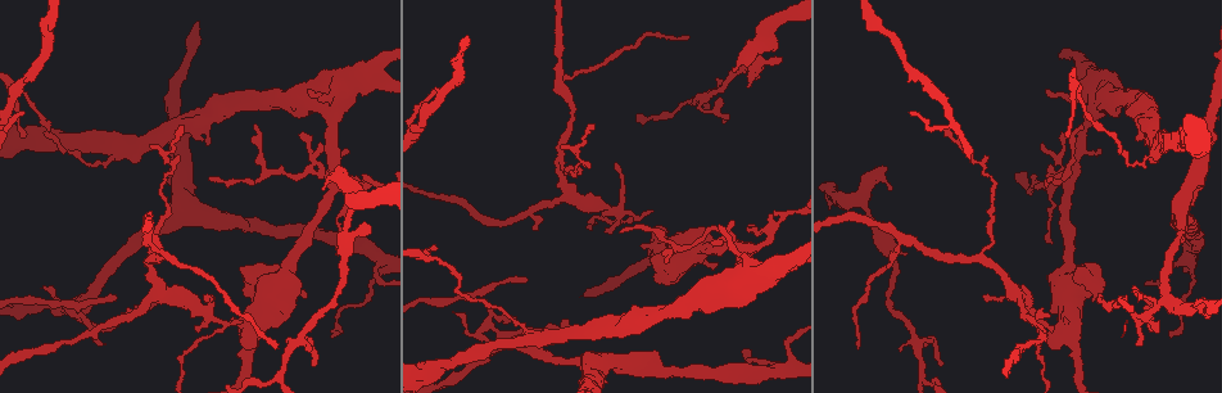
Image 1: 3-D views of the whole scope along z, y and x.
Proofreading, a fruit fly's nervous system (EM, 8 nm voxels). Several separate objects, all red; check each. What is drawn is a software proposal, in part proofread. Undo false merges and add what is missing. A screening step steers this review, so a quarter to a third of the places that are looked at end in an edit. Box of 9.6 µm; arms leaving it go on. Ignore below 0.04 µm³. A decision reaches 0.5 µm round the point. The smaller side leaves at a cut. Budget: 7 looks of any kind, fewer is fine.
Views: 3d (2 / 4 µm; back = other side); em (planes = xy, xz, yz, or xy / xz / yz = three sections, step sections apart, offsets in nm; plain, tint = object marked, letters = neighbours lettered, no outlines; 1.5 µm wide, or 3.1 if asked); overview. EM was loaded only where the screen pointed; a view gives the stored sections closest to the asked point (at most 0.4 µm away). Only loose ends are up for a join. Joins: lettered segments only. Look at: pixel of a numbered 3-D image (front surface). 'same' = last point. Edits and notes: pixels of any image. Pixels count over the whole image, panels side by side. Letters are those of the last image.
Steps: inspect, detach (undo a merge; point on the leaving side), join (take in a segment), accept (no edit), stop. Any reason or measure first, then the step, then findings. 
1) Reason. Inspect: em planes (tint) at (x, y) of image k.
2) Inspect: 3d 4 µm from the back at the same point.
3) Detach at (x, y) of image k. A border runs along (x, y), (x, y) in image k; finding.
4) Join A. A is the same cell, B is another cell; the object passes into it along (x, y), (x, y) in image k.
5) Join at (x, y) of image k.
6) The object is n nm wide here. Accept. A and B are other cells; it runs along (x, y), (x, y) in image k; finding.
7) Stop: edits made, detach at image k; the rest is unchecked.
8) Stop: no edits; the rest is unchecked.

An open end. Inspect: 3d 4 µm at (23, 114) of image 1.

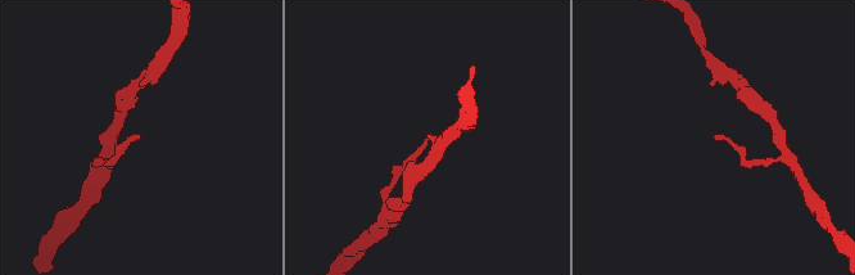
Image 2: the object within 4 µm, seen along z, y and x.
Inspect: em xz step 8 (letters) at (135, 136) of image 2.

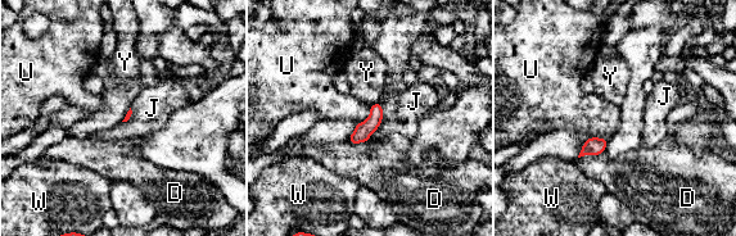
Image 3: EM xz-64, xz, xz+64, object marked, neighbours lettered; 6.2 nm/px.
Inspect: em planes (letters) at the same point.

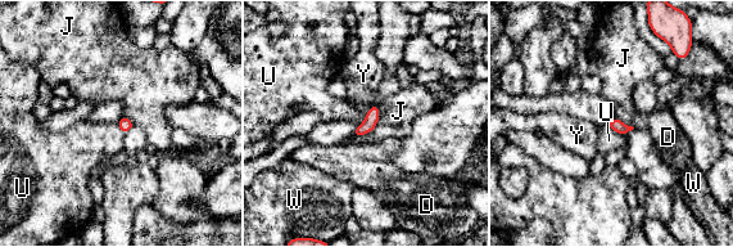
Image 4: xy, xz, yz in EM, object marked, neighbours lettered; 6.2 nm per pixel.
Accept. D, J, U, W and Y are other cells; a border runs along (605, 124), (624, 135) in image 4; none of them fits.

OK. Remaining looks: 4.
Branch stops here. Inspect: em planes (letters) at (102, 343) of image 1.

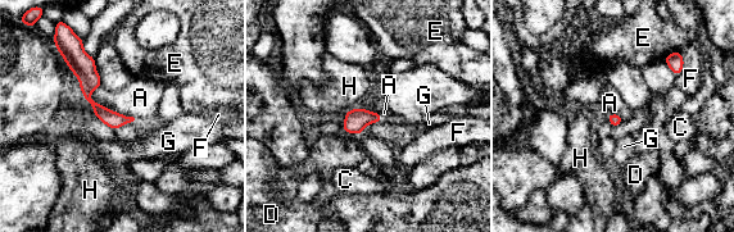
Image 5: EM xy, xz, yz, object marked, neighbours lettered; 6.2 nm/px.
The object is 70 nm wide here. Accept. A, C, D, E, F, G and H are other cells; none of them fits.

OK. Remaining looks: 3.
Inspect: 3d 4 µm at (745, 249) of image 1.

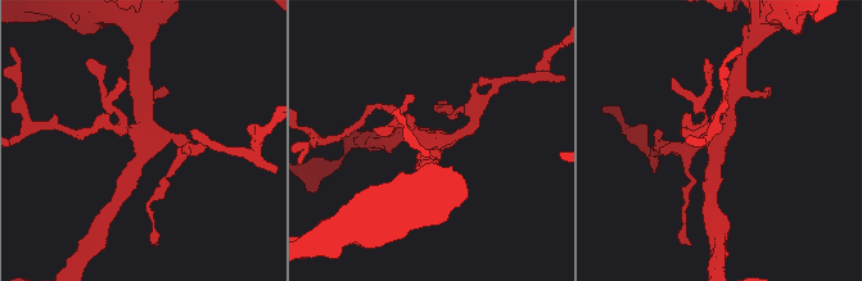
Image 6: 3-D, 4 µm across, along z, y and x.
Inspect: em planes (tint) at (715, 141) of image 6.

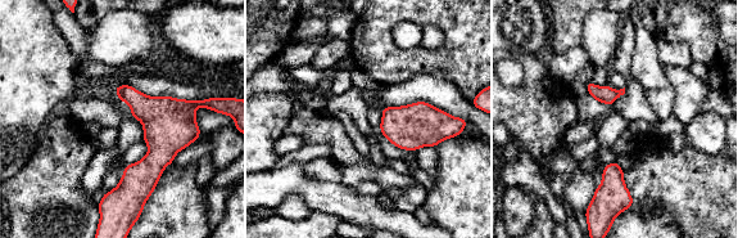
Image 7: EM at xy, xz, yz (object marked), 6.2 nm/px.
See the neighbours. Inspect: em planes (letters) at the same point.

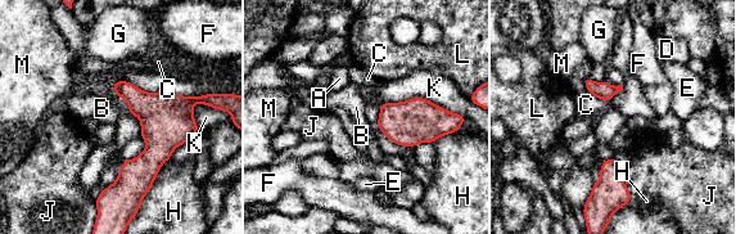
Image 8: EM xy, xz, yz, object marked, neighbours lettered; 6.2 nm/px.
The longest contact is with K, 550 nm. Accept. A, B, C, D, E, F, G, H, J, K, L and M are other cells; a border runs along (380, 102), (425, 98), (465, 118) in image 8; one neuron here.

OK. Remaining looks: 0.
Stop: no edits; the rest is unchecked.

